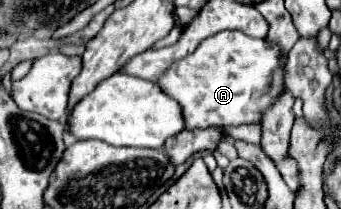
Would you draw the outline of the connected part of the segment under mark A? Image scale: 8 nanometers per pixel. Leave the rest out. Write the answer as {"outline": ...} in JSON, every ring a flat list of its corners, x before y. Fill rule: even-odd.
{"outline":[[239,30,219,32,205,38,195,52,169,66,169,70,157,78,157,84,181,106,187,130,253,124,261,122,263,112,285,90,279,54,279,48,271,46,267,40,245,36]]}

